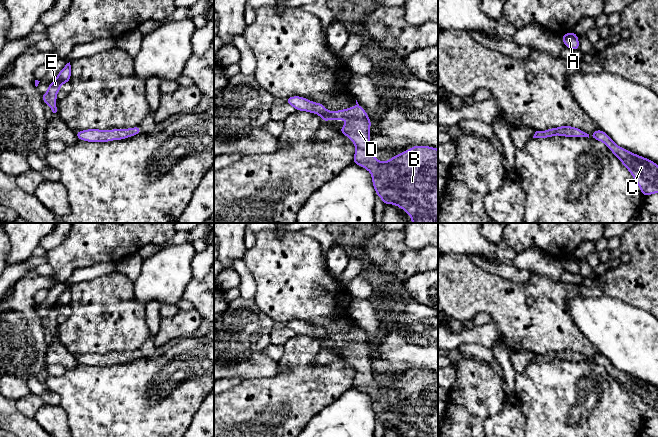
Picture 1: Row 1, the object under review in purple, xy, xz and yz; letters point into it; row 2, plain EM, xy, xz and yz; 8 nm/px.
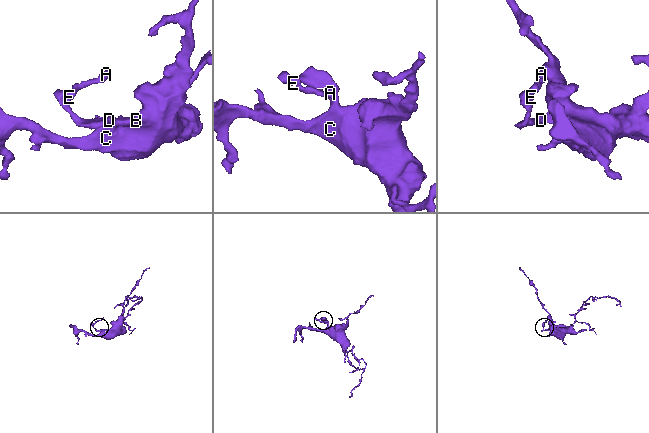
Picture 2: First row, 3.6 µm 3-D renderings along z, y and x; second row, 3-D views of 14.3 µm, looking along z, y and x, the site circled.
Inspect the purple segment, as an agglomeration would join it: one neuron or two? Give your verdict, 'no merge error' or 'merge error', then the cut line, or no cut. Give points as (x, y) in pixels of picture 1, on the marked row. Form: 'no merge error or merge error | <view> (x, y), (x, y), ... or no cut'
no merge error | no cut

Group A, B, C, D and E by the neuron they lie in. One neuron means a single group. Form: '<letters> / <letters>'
A B C D E

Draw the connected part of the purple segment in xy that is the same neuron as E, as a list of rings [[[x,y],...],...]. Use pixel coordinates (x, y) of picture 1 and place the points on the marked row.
[[[69,62],[57,74],[55,80],[48,85],[48,91],[44,95],[40,95],[41,100],[43,100],[51,108],[53,113],[57,112],[55,102],[58,100],[56,96],[58,91],[62,89],[60,84],[61,83],[68,84],[70,78],[71,78],[71,65]]]

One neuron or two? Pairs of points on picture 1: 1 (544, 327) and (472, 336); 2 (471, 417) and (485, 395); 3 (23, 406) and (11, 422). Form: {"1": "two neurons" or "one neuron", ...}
{"1": "two neurons", "2": "one neuron", "3": "two neurons"}

